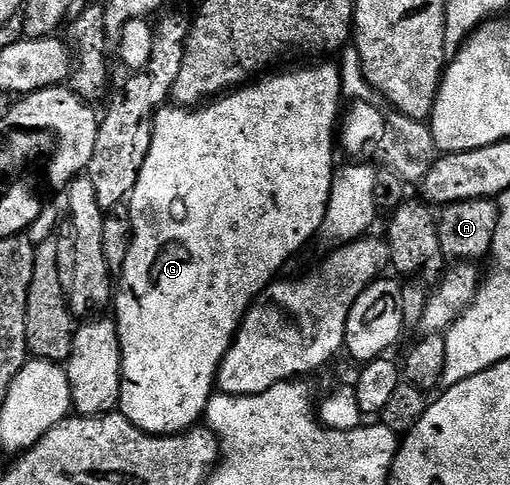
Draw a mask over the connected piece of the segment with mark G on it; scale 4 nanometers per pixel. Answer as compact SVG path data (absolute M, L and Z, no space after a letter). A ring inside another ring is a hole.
M319 61L316 67L299 67L296 71L283 71L280 75L268 74L268 79L248 82L246 85L194 109L178 105L164 105L155 112L155 128L137 185L129 196L131 244L125 266L117 275L117 290L113 295L113 318L119 330L121 349L121 393L118 414L128 419L134 427L150 435L181 435L191 430L204 418L207 403L219 375L219 366L225 357L243 317L255 296L275 282L279 271L311 238L322 232L325 213L329 205L331 182L337 170L337 124L341 119L339 99L344 98L343 80L331 61Z

